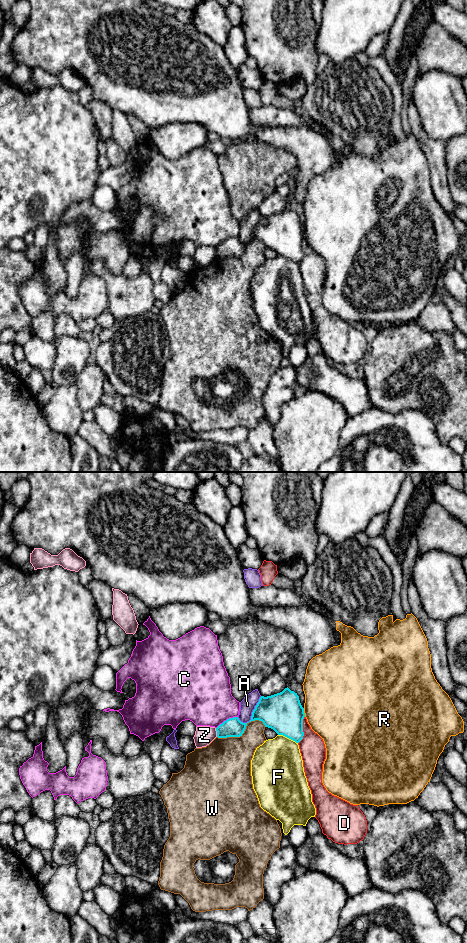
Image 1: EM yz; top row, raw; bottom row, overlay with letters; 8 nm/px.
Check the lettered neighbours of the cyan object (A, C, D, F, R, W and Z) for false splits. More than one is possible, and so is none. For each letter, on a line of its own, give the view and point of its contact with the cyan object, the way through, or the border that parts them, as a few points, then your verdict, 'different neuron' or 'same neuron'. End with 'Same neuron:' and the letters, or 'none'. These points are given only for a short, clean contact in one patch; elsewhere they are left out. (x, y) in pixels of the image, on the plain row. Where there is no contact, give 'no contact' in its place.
A: contact yz (252, 232); different neuron
C: contact yz (227, 239); different neuron
D: contact yz (302, 250); different neuron
F: contact yz (288, 257); different neuron
R: contact yz (303, 232); different neuron
W: contact yz (243, 252); different neuron
Z: contact yz (217, 252); border yz (215, 248), (217, 256); different neuron
Same neuron: none

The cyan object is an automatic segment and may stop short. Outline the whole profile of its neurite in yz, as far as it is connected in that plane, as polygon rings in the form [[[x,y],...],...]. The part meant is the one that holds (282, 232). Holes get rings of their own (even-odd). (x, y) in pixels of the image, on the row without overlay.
[[[287,207],[280,213],[261,216],[249,242],[262,241],[265,247],[273,249],[278,255],[299,263],[304,256],[304,237],[299,216]]]

